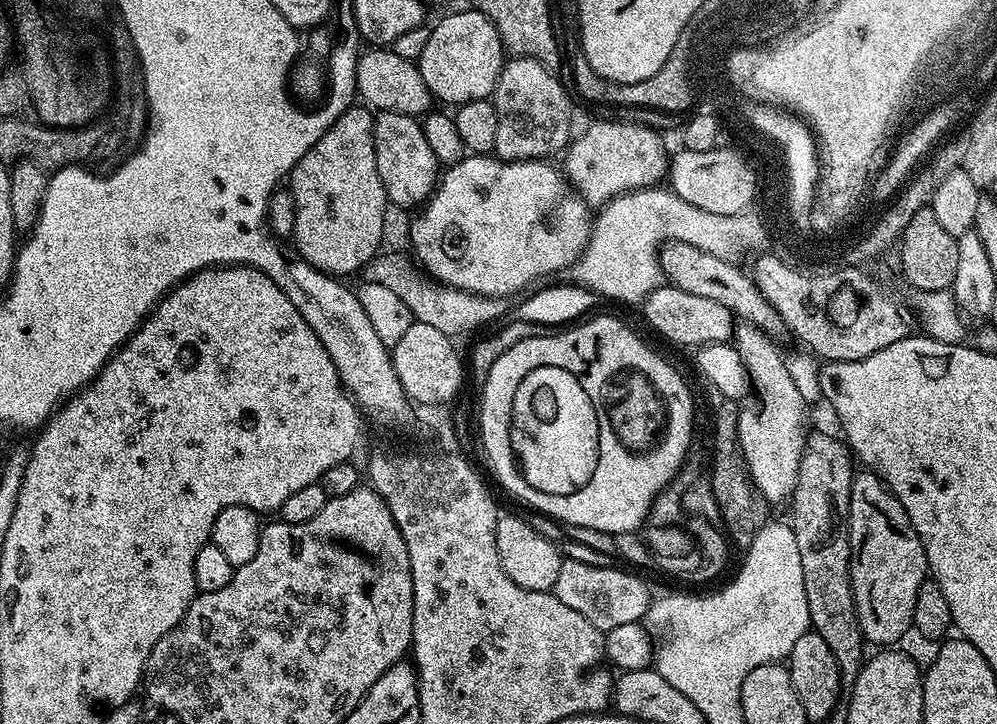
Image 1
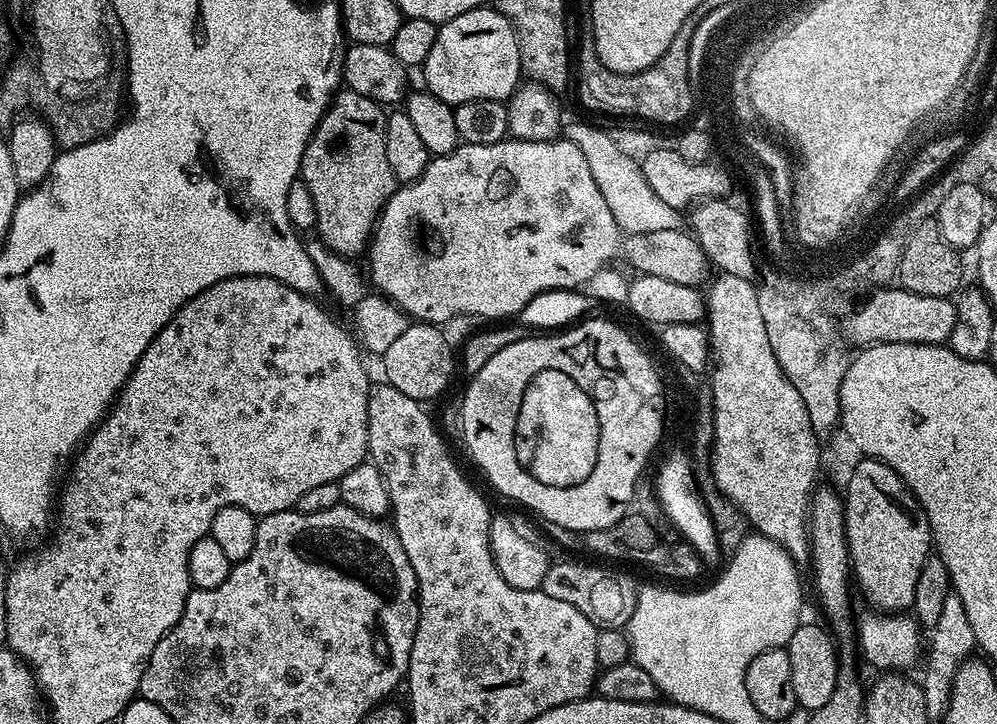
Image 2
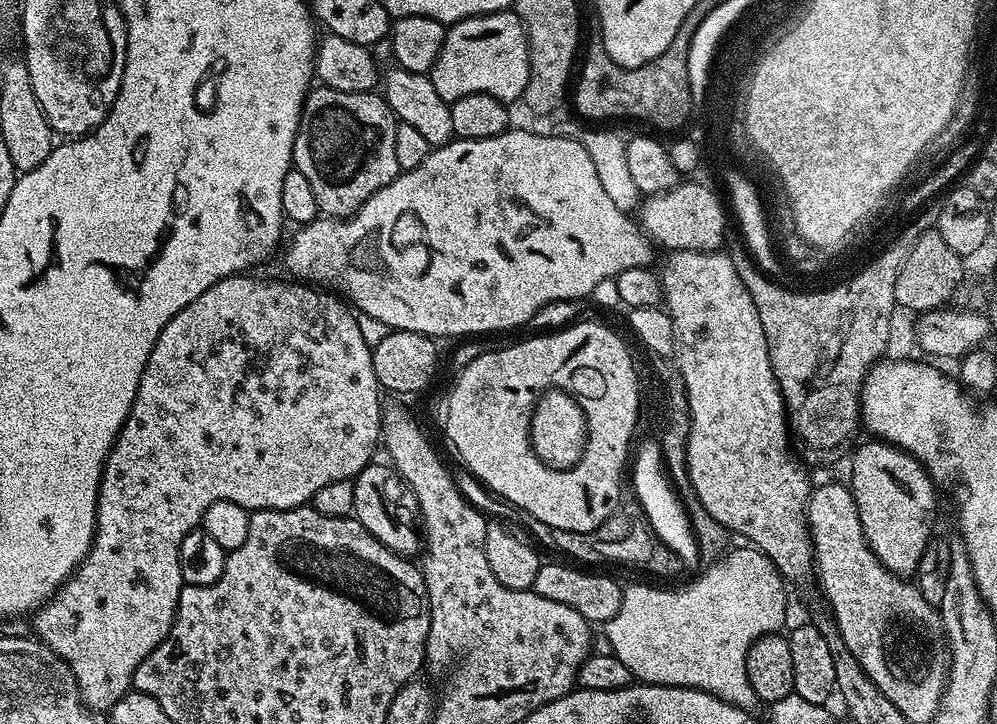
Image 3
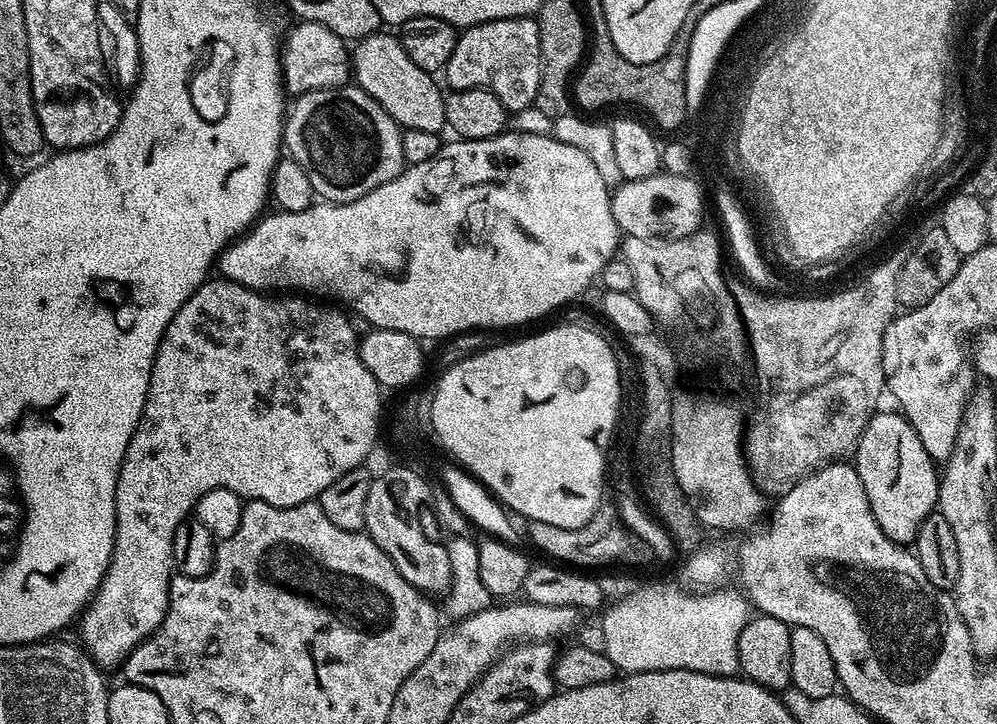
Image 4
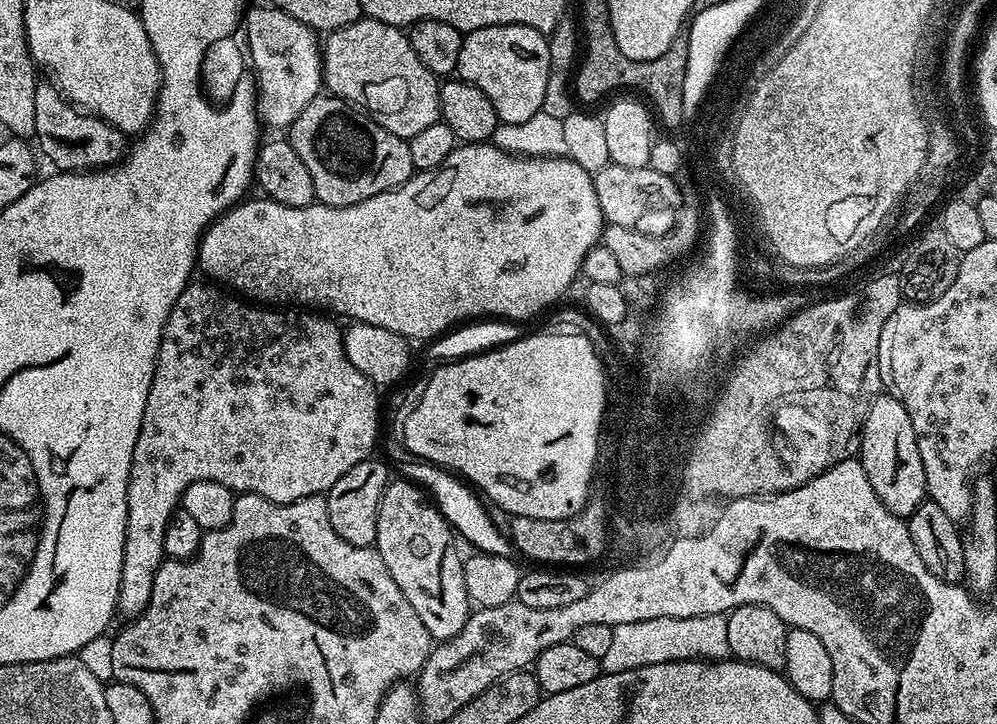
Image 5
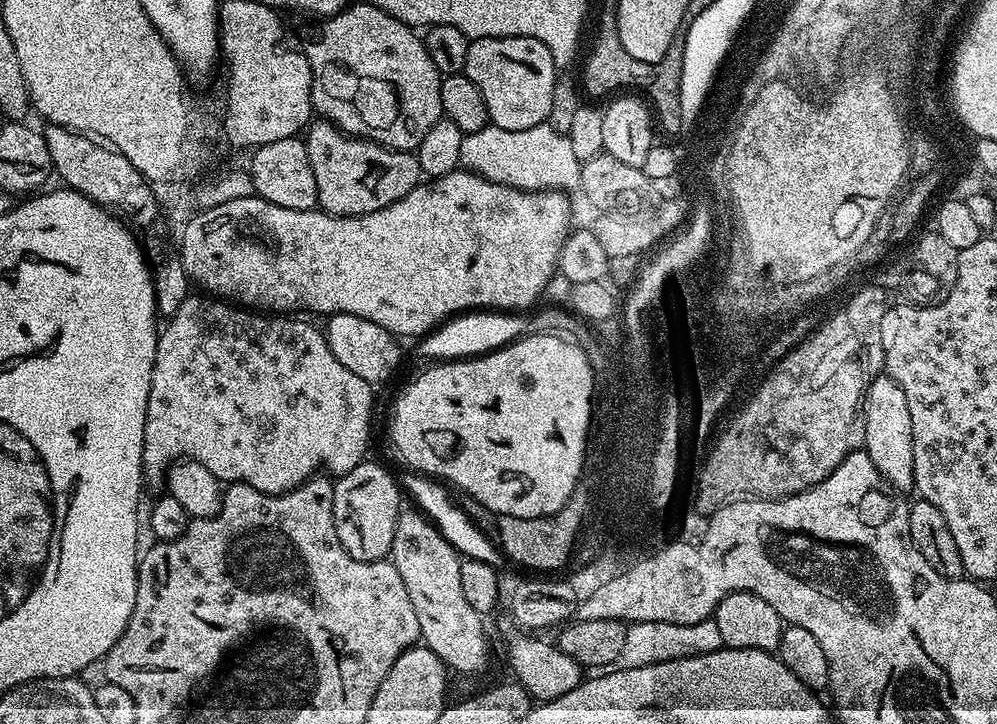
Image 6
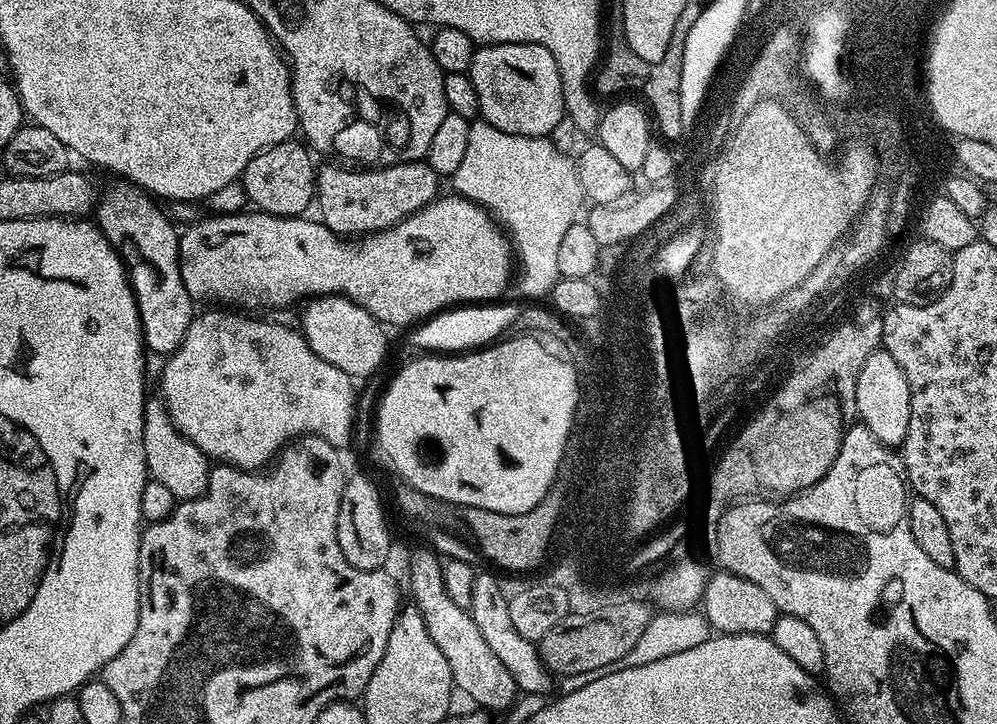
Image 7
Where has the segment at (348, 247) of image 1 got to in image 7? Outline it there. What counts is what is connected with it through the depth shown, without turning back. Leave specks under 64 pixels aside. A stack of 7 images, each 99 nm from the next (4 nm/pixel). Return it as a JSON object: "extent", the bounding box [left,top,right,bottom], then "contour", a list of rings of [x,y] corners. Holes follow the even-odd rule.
{"extent":[314,160,441,238],"contour":[[[412,160],[409,164],[372,166],[367,170],[341,166],[336,162],[324,163],[328,164],[321,163],[316,174],[314,204],[317,209],[320,207],[318,216],[323,224],[345,238],[363,238],[369,232],[393,228],[398,222],[414,215],[419,208],[431,204],[441,191],[441,177],[427,162],[419,160]]]}

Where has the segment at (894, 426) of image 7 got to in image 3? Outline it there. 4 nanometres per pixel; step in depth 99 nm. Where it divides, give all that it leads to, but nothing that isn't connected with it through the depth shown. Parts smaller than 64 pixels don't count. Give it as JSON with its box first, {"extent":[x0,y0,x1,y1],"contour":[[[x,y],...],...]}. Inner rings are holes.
{"extent":[852,438,938,578],"contour":[[[875,438],[869,441],[852,456],[852,497],[858,506],[866,542],[878,562],[895,576],[908,578],[915,573],[918,562],[922,562],[922,550],[933,539],[938,488],[909,452]]]}

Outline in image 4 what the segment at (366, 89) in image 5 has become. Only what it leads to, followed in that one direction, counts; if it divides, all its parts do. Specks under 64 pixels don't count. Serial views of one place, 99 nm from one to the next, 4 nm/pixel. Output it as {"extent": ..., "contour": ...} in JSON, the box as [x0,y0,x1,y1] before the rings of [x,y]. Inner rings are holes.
{"extent":[350,30,445,134],"contour":[[[381,30],[366,38],[355,41],[350,52],[352,76],[355,87],[361,88],[390,118],[394,118],[401,129],[430,130],[437,134],[445,131],[445,93],[440,93],[441,85],[433,73],[422,70],[410,59],[410,54],[402,50],[399,35]]]}

